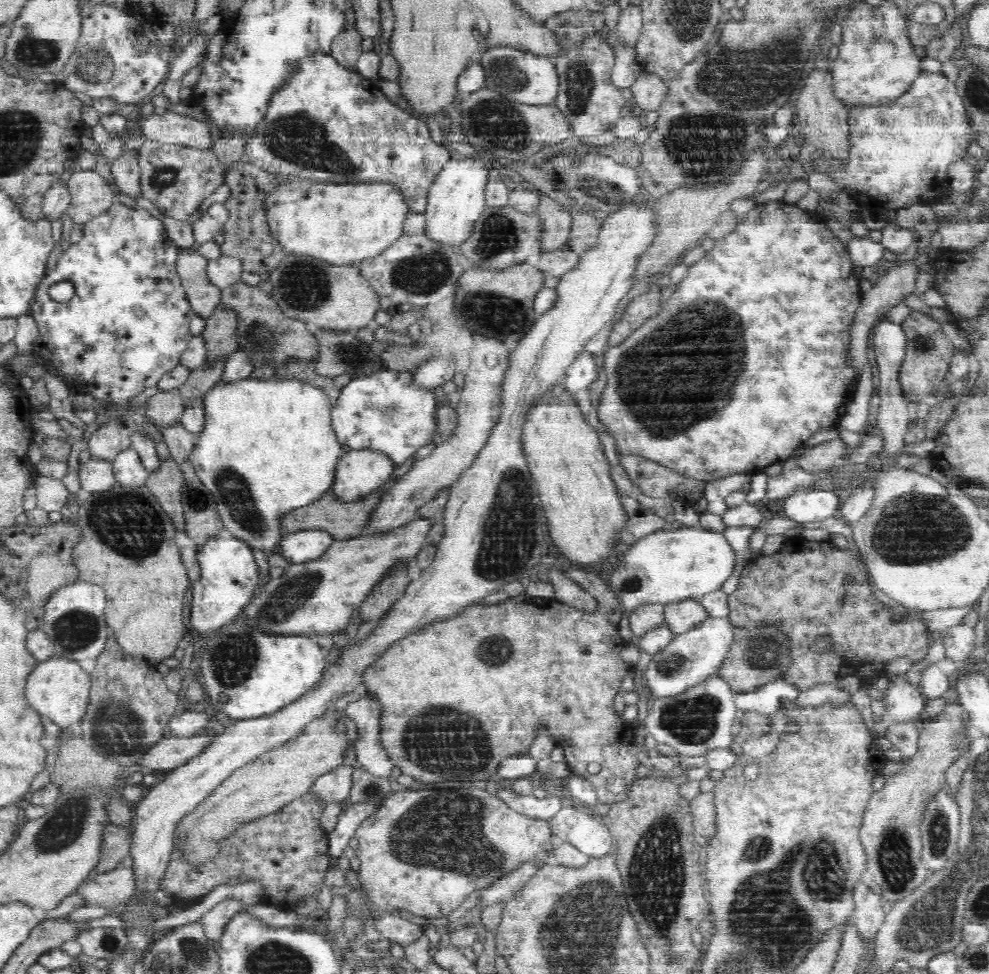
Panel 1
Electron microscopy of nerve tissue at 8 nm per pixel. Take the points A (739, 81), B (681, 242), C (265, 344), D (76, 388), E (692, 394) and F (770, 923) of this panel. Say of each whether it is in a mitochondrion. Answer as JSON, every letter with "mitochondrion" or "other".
{"A":"mitochondrion","B":"other","C":"mitochondrion","D":"other","E":"mitochondrion","F":"mitochondrion"}

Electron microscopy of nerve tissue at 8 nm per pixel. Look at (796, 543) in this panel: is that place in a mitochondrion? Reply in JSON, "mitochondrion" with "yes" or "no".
{"mitochondrion":"no"}

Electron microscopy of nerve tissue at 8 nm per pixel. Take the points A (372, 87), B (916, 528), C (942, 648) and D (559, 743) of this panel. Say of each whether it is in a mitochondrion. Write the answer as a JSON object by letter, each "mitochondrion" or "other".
{"A":"other","B":"mitochondrion","C":"other","D":"other"}

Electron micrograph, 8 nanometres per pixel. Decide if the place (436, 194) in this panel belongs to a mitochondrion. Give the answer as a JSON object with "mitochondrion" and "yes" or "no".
{"mitochondrion":"no"}

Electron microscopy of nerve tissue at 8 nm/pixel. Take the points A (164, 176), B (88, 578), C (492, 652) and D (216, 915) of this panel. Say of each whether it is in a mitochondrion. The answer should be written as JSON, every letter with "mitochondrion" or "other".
{"A":"mitochondrion","B":"other","C":"mitochondrion","D":"other"}

